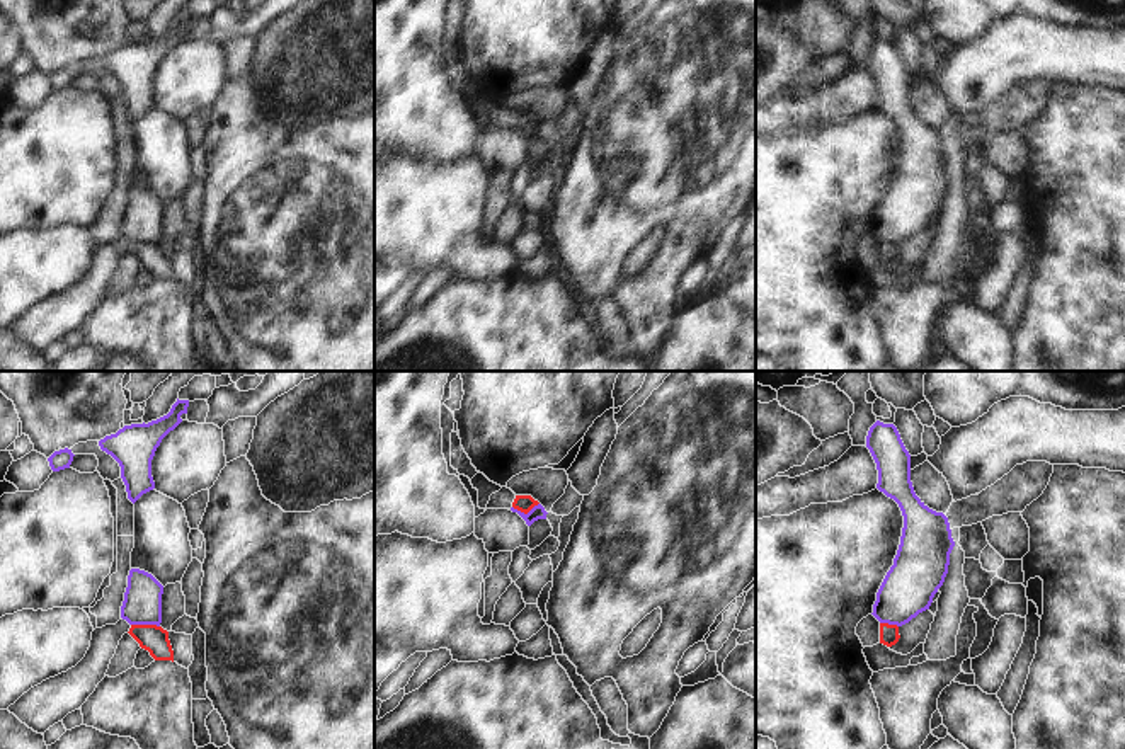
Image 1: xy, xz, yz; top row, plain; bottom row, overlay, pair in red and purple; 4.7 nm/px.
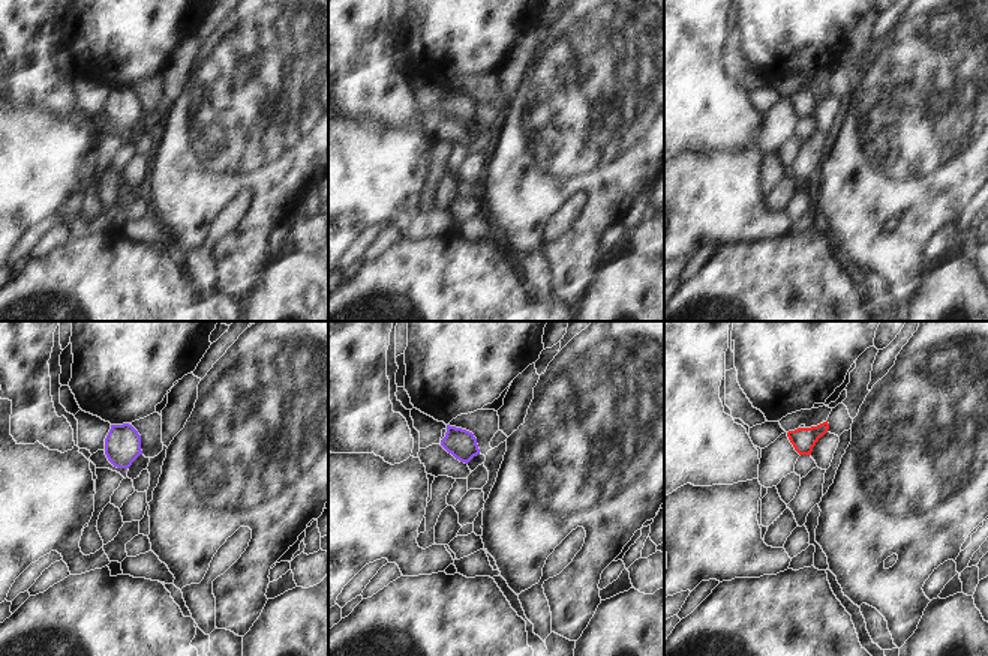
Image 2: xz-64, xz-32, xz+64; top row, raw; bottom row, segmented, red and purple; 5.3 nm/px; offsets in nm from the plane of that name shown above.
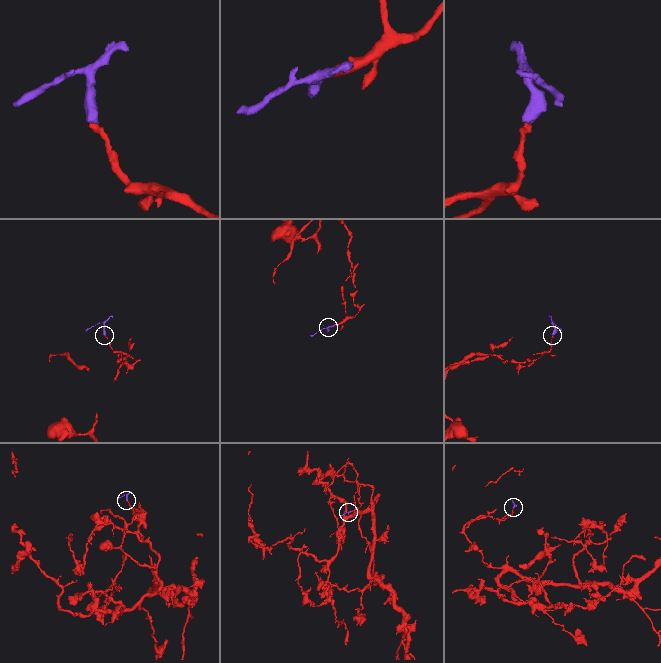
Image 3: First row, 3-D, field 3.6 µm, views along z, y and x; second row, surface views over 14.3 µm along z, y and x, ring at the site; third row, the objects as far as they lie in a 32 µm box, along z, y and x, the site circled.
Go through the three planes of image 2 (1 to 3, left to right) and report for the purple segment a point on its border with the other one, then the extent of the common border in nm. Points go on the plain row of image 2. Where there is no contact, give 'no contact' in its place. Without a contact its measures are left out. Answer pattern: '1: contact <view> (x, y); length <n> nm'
1: no contact
2: no contact
3: no contact

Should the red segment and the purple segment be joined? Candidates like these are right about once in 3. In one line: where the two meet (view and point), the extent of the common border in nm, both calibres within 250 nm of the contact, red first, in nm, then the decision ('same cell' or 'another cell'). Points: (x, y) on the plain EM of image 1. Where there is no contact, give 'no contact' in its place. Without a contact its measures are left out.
xy (145, 244) | 140 nm | 130/180 nm | another cell

